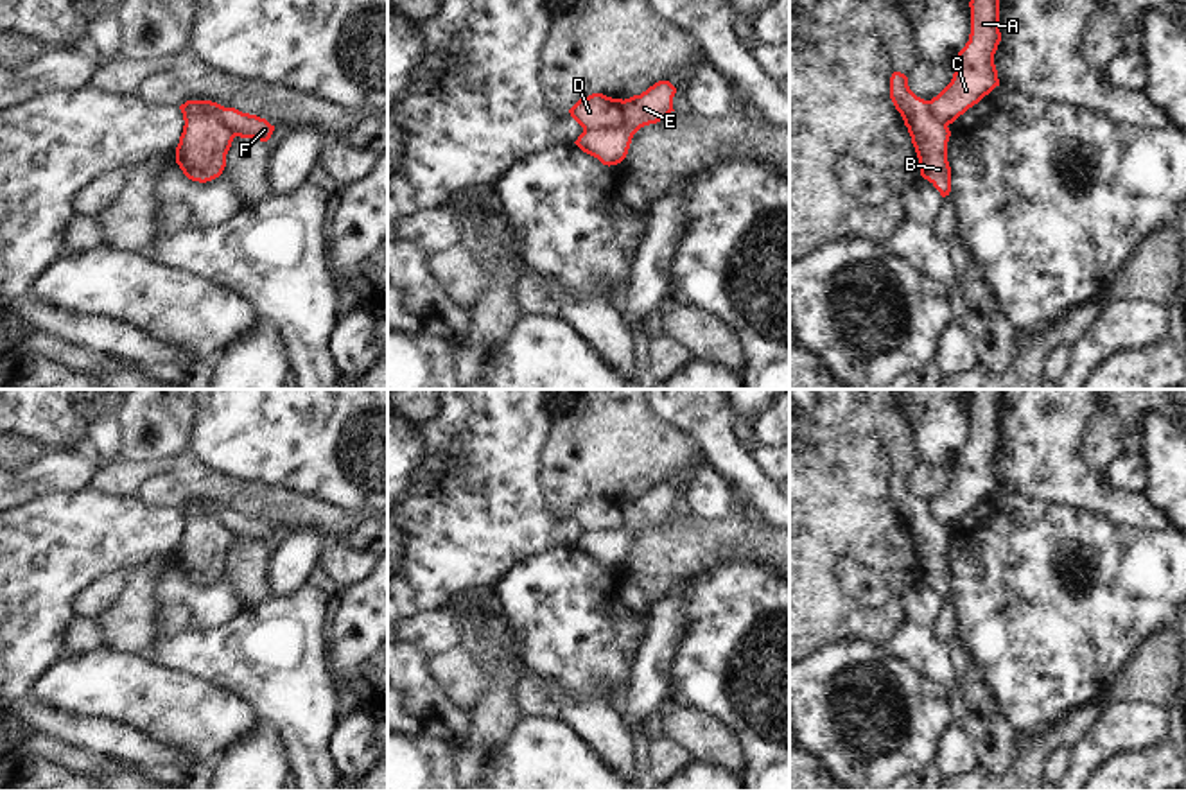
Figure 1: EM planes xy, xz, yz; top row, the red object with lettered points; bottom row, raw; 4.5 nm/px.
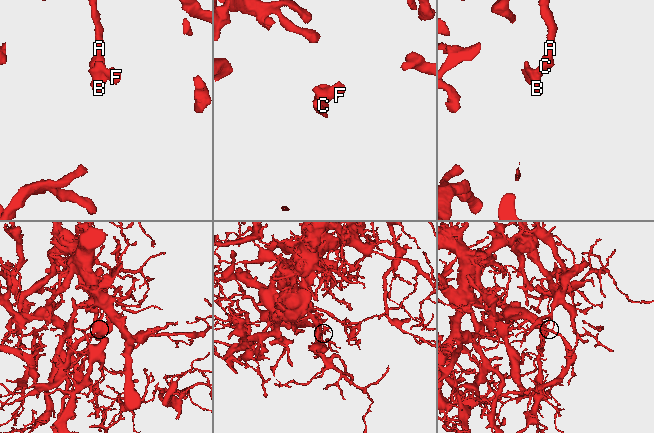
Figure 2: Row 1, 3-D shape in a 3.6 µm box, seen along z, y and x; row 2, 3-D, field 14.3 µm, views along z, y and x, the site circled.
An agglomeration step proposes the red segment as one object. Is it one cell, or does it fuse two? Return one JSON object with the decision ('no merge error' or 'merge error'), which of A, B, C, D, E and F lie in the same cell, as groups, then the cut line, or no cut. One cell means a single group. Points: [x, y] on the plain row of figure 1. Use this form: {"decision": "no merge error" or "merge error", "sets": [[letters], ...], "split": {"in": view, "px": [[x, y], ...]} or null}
{"decision": "merge error", "sets": [["A", "C", "E", "F"], ["B", "D"]], "split": {"in": "xz", "px": [[623, 503], [621, 524], [618, 528], [584, 531]]}}

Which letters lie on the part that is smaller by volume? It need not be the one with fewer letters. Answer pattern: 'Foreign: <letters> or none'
Foreign: B, D

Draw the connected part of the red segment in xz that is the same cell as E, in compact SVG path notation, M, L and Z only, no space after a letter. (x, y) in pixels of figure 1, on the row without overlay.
M658 482L641 497L624 500L621 506L623 526L612 531L583 531L574 543L583 554L597 560L603 567L621 565L630 551L633 536L650 526L664 522L673 511L676 490L669 482Z

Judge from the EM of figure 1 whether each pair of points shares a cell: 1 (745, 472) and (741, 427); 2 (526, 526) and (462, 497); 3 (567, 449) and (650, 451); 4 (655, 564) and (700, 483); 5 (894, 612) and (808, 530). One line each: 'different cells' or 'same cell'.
1: different cells
2: same cell
3: same cell
4: different cells
5: same cell

